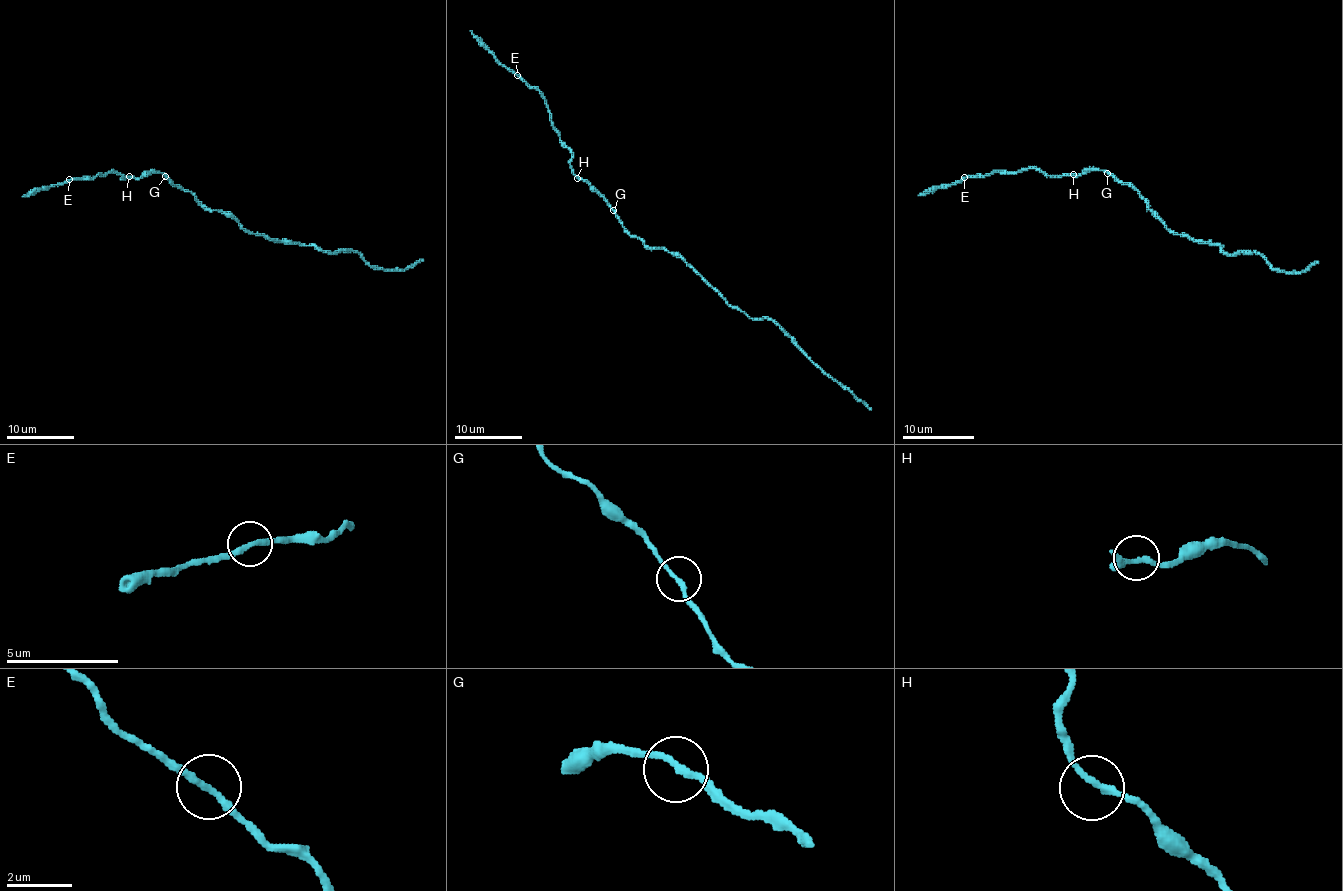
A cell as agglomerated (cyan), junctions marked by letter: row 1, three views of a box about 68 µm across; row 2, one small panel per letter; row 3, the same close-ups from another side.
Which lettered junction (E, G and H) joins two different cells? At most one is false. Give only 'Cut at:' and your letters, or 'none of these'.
Cut at: G

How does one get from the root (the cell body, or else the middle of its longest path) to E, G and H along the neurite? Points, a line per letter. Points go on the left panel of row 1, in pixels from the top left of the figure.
E: (198, 200), (190, 191), (176, 186), (162, 173), (122, 178), (108, 171), (93, 178), (69, 179)
G: (198, 200), (166, 176)
H: (198, 200), (190, 191), (176, 186), (162, 173), (144, 173), (139, 178), (129, 176)

